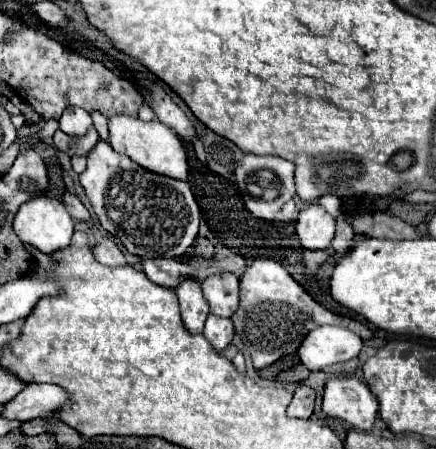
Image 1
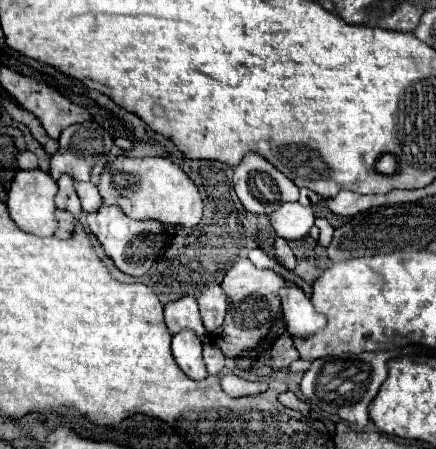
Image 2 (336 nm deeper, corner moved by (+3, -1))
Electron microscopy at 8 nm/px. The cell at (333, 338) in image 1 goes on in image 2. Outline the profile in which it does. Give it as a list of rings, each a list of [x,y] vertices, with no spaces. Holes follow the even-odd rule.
[[[285,286],[281,290],[281,304],[291,336],[313,336],[327,324],[325,316],[313,308],[311,300],[297,286]]]

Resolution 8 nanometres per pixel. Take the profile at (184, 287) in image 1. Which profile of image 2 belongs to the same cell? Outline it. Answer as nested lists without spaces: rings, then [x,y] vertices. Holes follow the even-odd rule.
[[[181,330],[173,336],[173,356],[179,364],[179,368],[189,376],[189,378],[205,378],[207,376],[207,368],[201,356],[203,350],[203,342],[201,338],[193,332],[193,330]]]

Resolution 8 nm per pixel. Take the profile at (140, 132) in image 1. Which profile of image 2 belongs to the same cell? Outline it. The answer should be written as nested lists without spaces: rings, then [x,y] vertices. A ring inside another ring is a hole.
[[[115,158],[113,176],[101,176],[99,194],[109,204],[119,204],[127,216],[135,220],[155,218],[163,224],[195,226],[203,214],[203,202],[197,186],[169,158]]]

